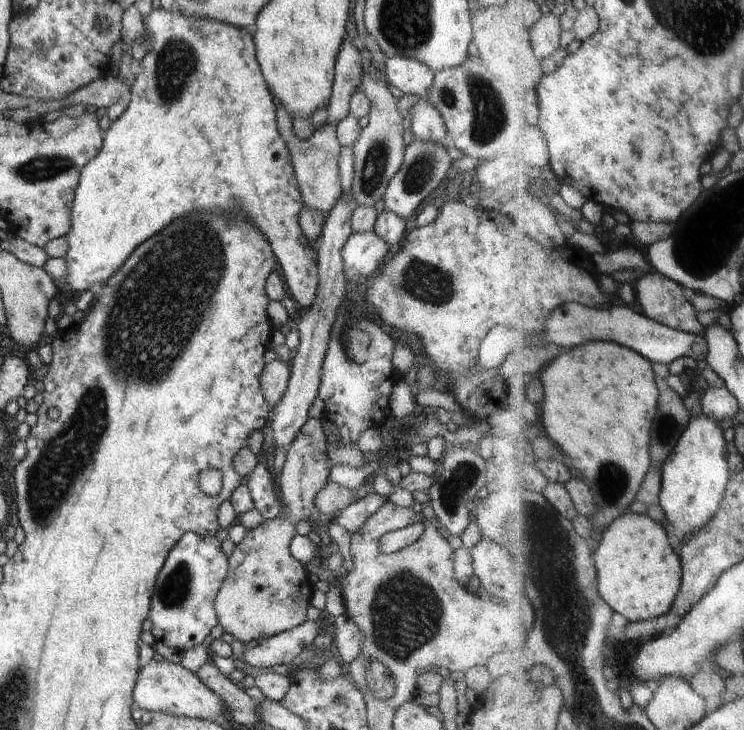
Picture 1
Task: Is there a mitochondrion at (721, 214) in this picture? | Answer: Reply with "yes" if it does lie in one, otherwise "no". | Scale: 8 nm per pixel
yes

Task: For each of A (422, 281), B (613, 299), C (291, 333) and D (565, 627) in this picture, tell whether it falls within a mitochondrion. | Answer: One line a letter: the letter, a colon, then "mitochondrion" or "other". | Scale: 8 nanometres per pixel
A: mitochondrion
B: other
C: other
D: mitochondrion

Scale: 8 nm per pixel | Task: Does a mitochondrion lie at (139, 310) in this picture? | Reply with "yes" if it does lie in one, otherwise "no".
yes

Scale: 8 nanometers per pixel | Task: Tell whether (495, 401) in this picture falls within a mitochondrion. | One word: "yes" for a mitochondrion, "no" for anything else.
no

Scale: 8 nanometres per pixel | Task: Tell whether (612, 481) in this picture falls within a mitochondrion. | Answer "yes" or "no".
yes

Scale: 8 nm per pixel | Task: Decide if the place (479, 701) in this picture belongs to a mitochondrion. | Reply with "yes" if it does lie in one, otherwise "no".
no

